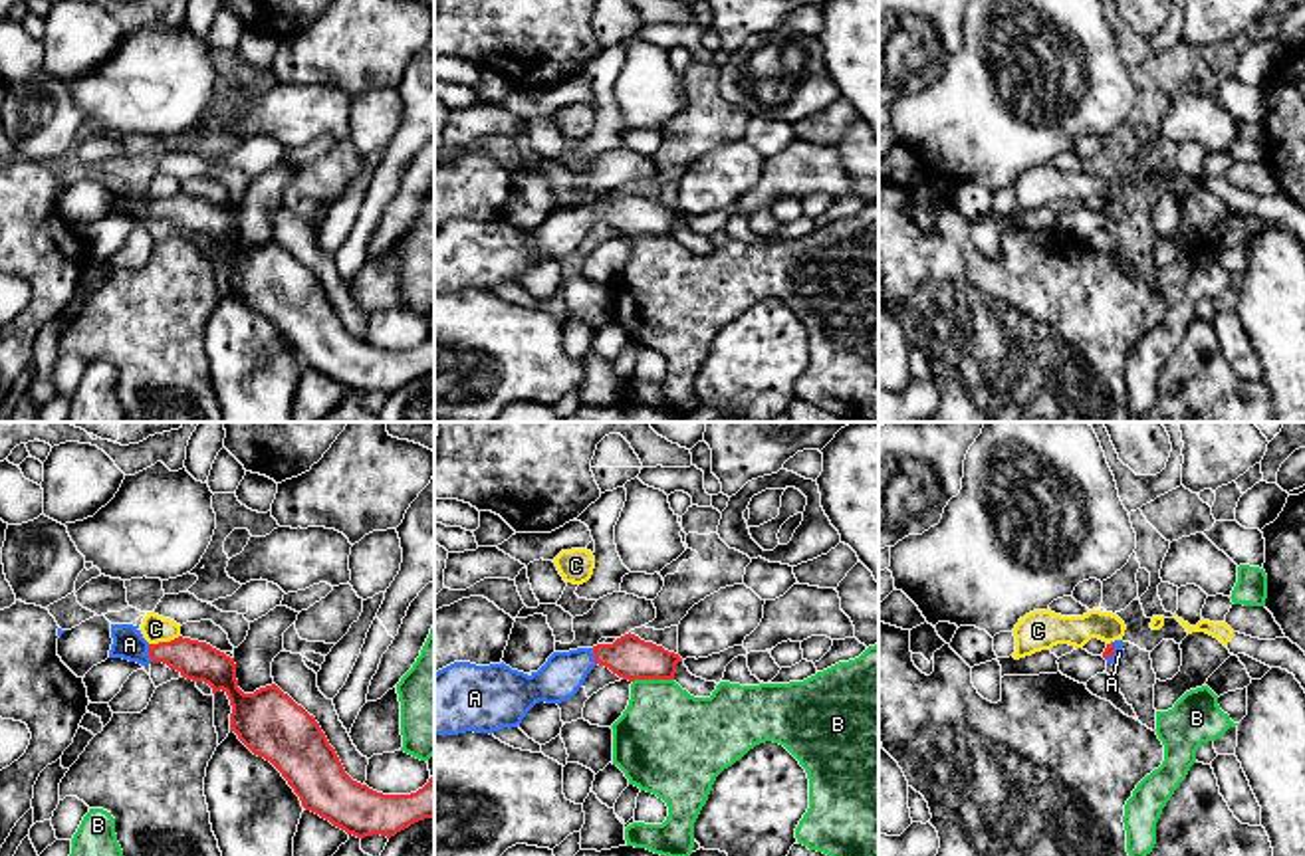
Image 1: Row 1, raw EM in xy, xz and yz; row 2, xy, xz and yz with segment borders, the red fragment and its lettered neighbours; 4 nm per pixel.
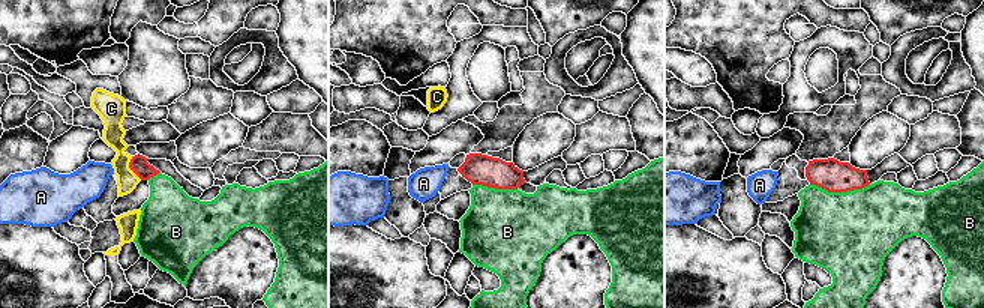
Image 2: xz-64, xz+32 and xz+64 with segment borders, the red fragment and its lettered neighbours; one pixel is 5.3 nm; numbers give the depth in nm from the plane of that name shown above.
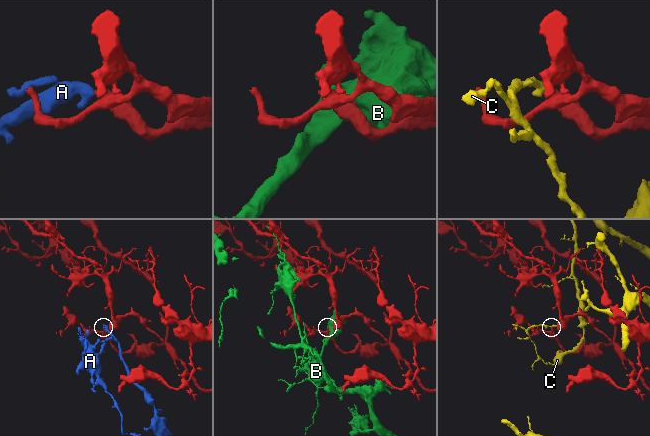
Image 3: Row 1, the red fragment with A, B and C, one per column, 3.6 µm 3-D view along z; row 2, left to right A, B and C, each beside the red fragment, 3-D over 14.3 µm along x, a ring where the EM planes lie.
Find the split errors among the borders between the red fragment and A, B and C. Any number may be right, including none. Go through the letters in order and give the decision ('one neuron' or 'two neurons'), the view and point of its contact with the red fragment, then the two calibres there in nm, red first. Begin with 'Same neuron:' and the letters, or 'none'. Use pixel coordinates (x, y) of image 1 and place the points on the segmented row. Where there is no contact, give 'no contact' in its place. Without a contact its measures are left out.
Same neuron: A
A: one neuron; meets red in xy at (149, 652); 160 nm thick on the red side, 130 nm on the other
B: two neurons; meets red in xz at (653, 678); 180 nm thick on the red side, 400 nm on the other
C: two neurons; meets red in xy at (163, 642); 160 nm thick on the red side, 120 nm on the other

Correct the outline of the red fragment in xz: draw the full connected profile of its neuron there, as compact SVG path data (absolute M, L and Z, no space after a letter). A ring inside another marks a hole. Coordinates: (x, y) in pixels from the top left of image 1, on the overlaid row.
M635 634L613 644L553 652L530 676L510 666L454 662L434 674L434 735L494 733L518 727L539 703L573 697L599 664L623 680L674 680L682 658Z

